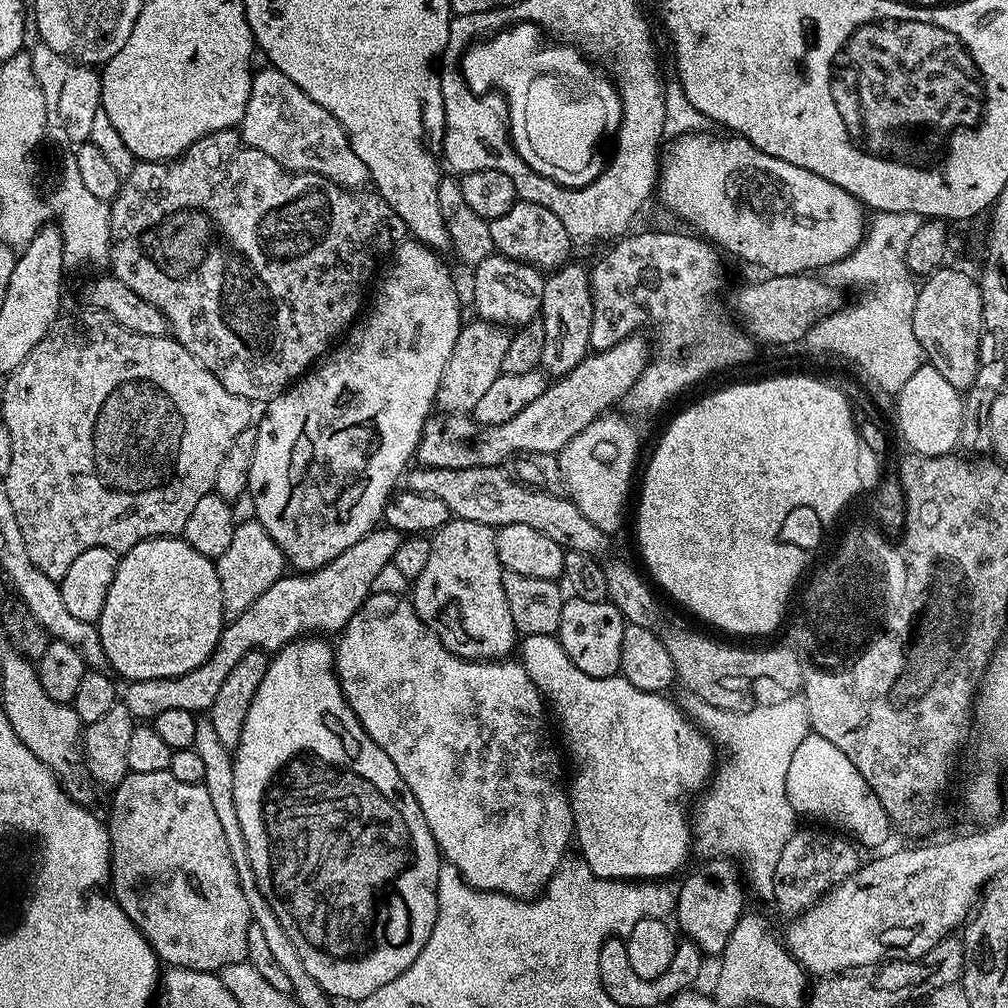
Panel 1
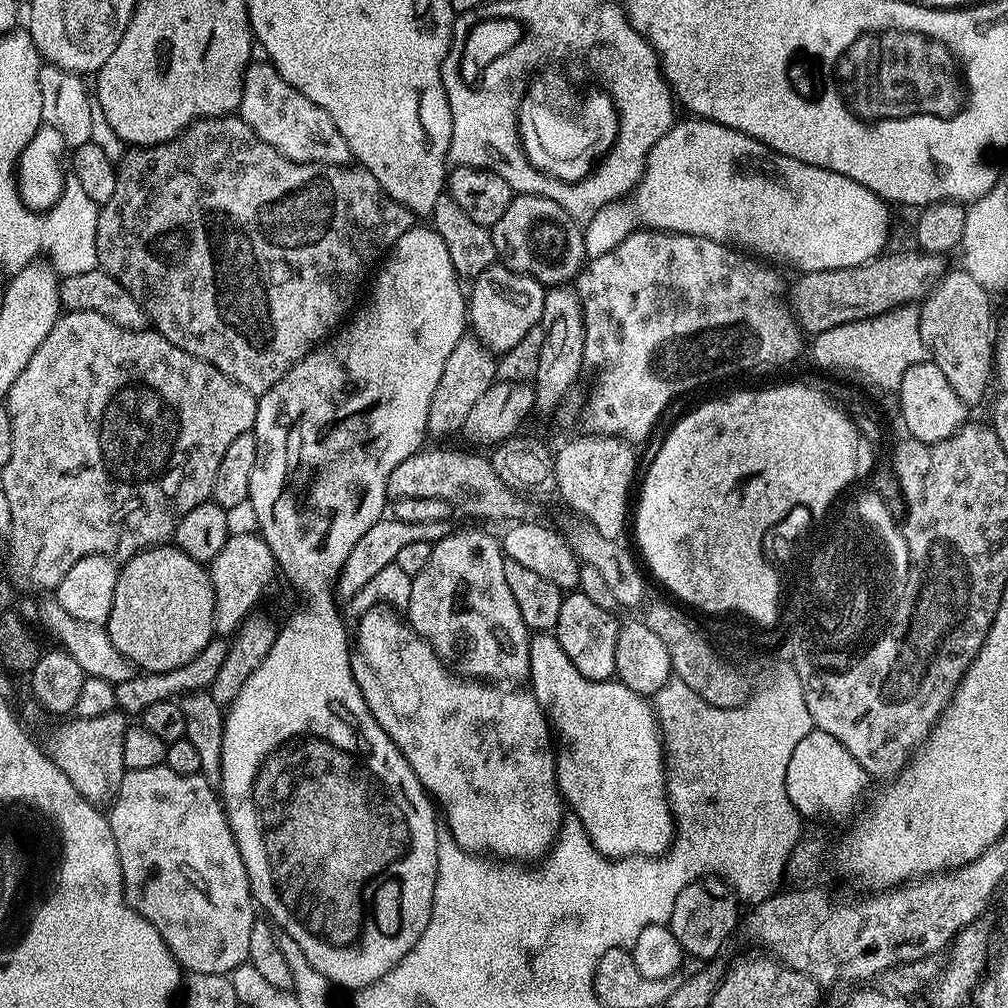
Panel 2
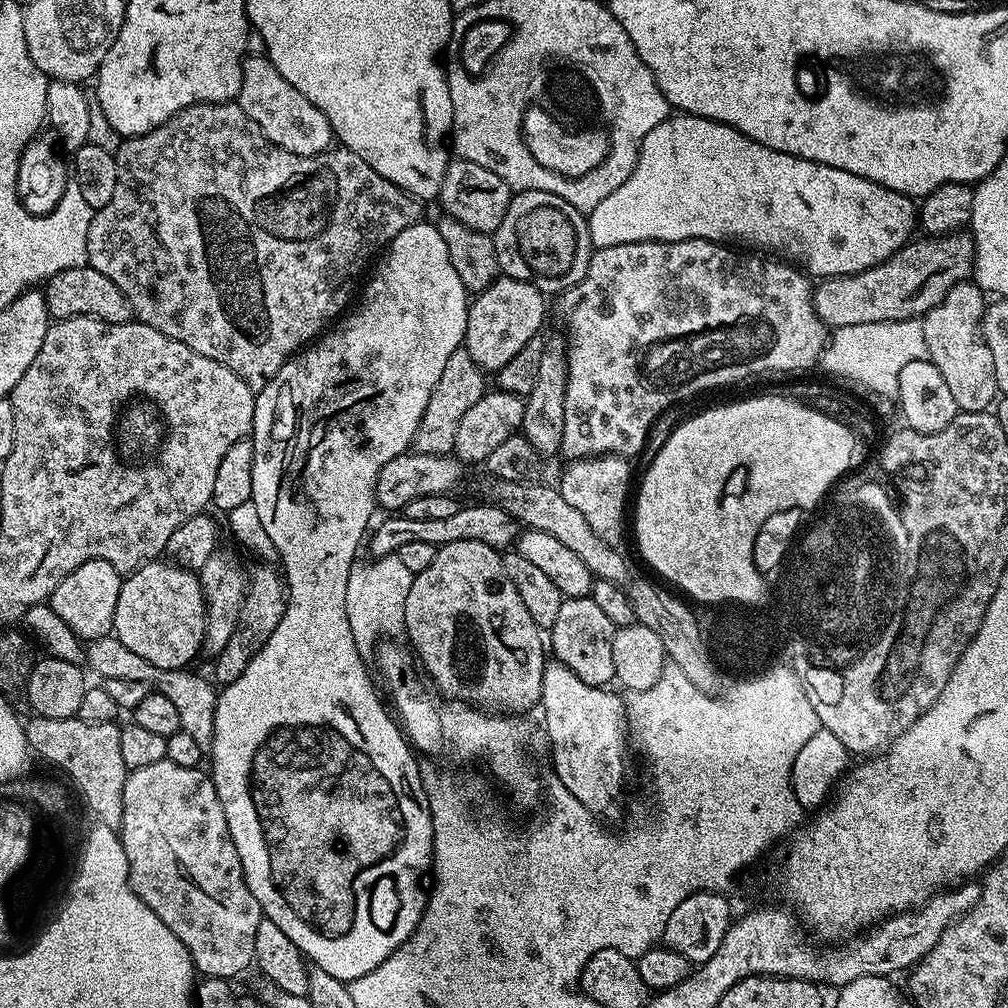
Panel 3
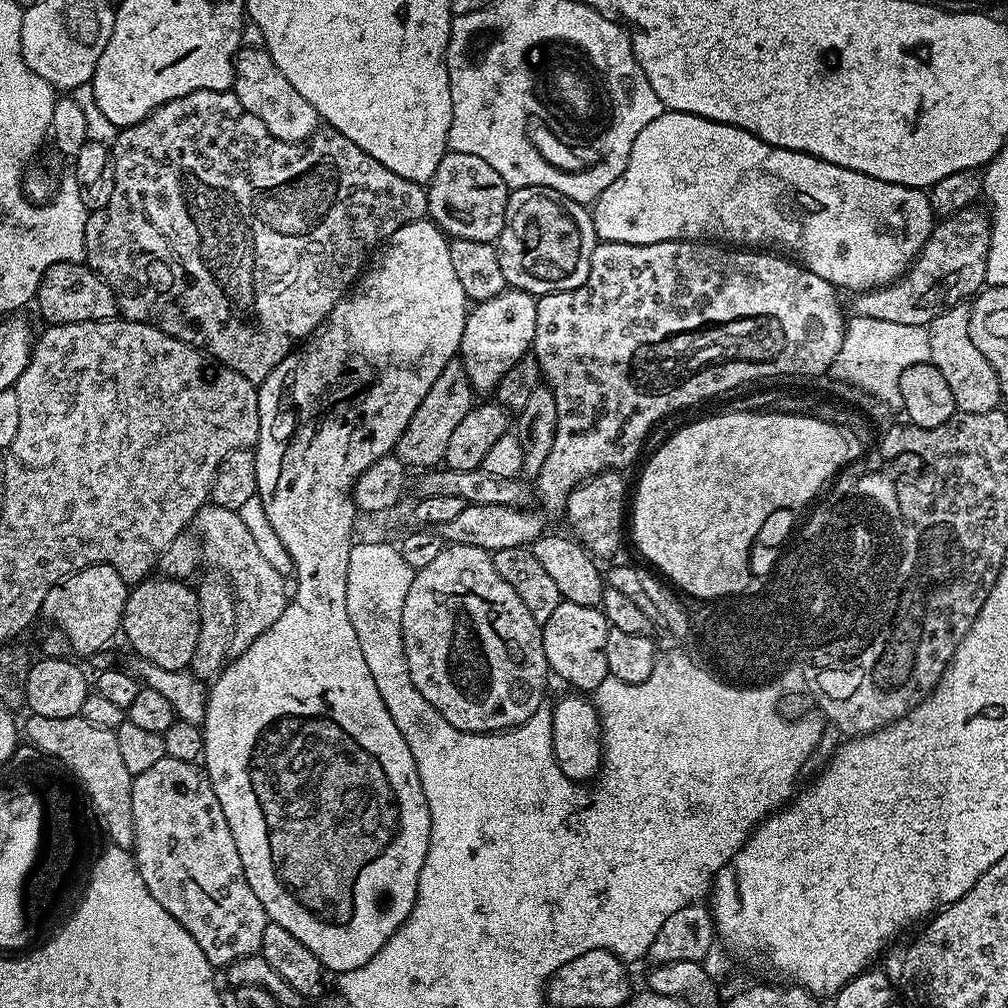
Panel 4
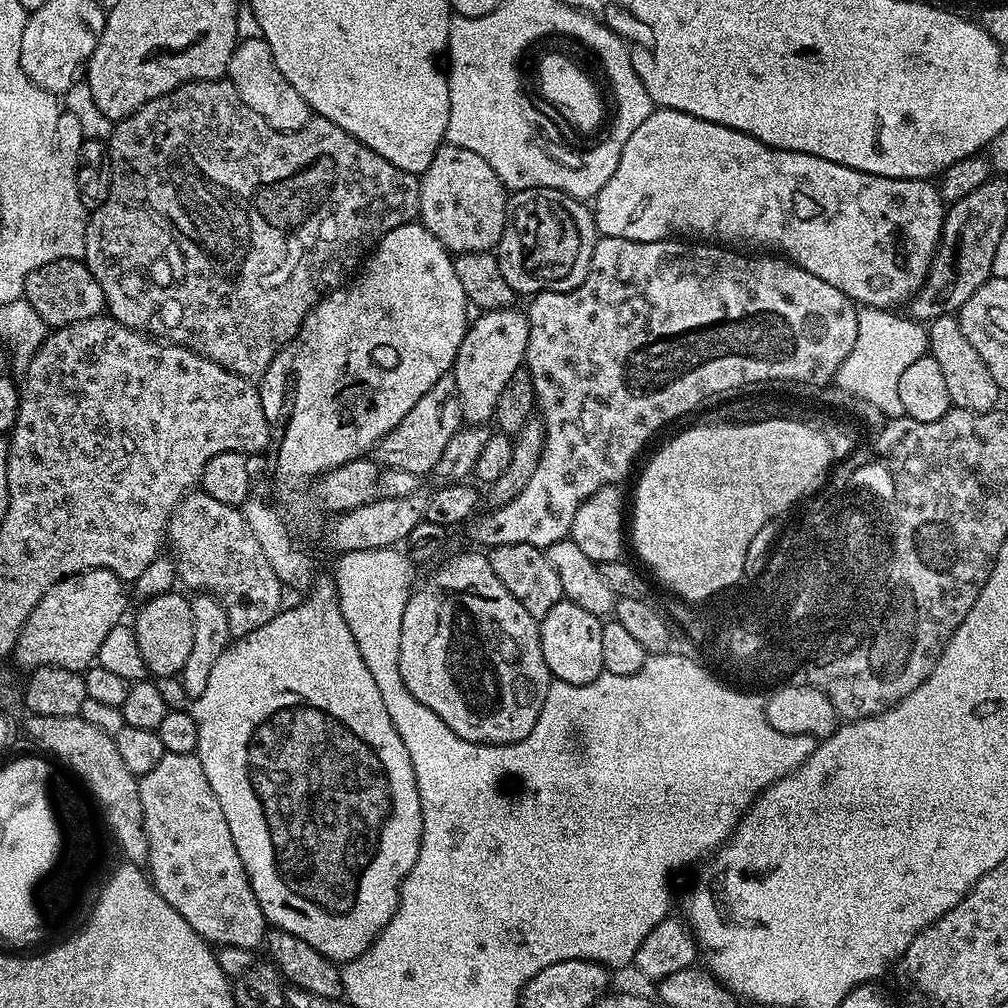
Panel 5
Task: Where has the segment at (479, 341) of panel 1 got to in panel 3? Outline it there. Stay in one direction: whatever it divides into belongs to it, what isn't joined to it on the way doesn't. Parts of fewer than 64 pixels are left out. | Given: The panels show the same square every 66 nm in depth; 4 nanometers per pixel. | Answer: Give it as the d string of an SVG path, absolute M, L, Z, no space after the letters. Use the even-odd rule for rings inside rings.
M461 347L454 350L454 354L450 354L450 359L446 362L446 367L442 369L442 378L438 378L430 394L430 402L426 402L422 422L418 422L418 430L412 439L412 448L422 454L449 455L466 410L470 410L470 406L474 406L474 402L478 402L478 398L484 396L486 391L484 379L485 373L476 365L474 358L470 358L466 349Z

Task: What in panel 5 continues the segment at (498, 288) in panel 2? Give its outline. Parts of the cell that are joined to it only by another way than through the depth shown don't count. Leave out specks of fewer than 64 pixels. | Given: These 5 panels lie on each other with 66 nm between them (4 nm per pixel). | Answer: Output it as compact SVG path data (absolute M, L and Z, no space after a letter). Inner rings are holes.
M519 307L503 308L493 312L480 312L469 323L468 331L458 346L456 361L450 373L460 391L460 415L468 426L484 426L496 415L498 397L510 377L525 367L524 355L528 345L528 317Z

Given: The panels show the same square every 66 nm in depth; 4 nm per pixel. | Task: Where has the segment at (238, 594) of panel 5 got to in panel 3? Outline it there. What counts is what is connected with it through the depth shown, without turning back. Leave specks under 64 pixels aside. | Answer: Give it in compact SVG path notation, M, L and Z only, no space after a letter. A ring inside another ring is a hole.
M260 566L264 568L251 569L248 577L248 591L244 593L244 601L240 607L240 621L238 626L234 626L234 634L230 642L226 642L226 650L222 650L220 655L215 657L216 676L214 680L217 685L223 686L234 682L246 666L250 666L250 658L266 646L266 638L274 634L274 629L278 627L278 622L282 622L282 614L286 603L286 585L278 575L277 569L272 566Z

